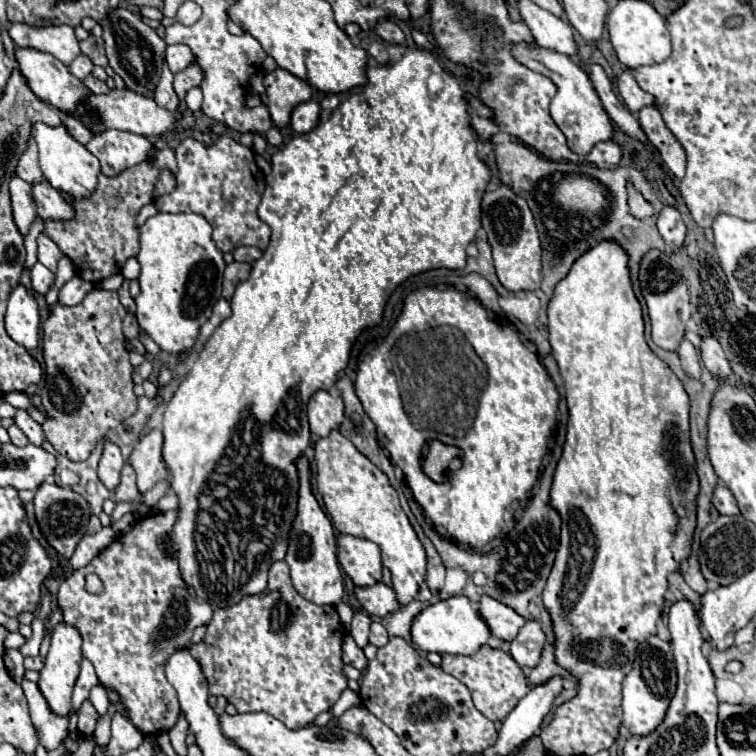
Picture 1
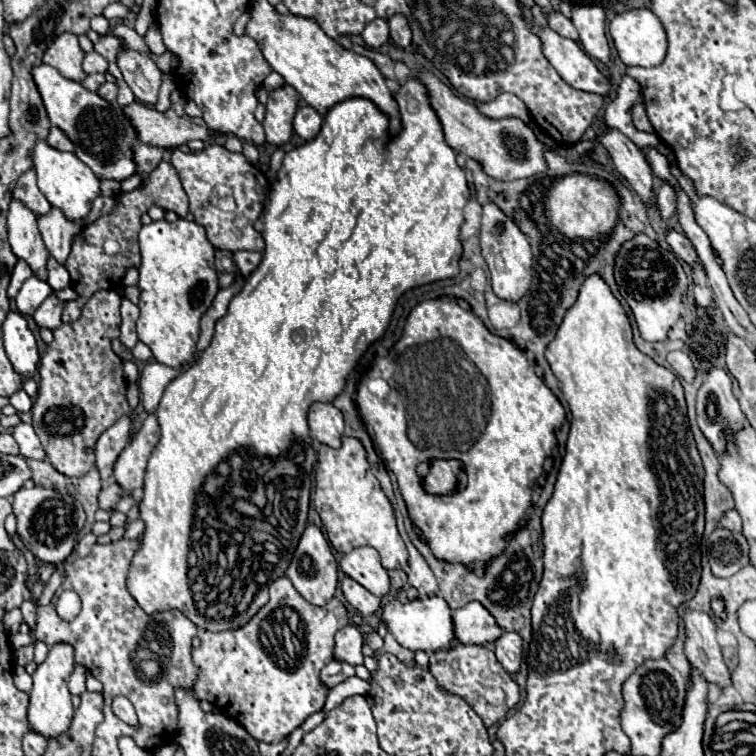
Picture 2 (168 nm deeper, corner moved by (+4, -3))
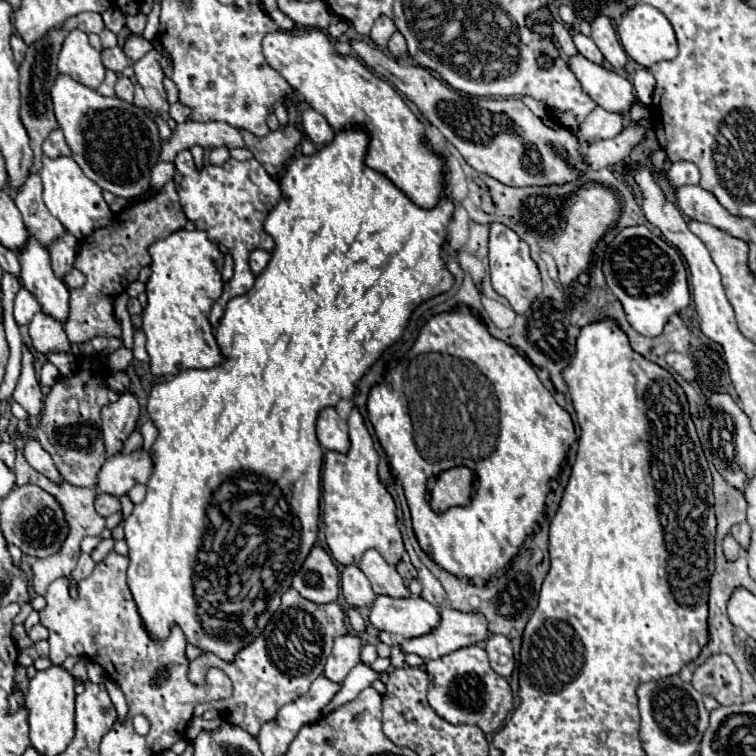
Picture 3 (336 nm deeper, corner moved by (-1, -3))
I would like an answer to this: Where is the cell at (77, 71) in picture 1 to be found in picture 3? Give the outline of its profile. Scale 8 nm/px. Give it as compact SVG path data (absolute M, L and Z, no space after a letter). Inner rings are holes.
M119 46L103 50L103 52L101 52L101 60L103 60L103 66L105 66L107 70L113 70L113 72L117 72L117 74L121 74L121 70L123 70L125 66L129 66L129 60L127 60L127 56L123 54L123 50L121 50Z

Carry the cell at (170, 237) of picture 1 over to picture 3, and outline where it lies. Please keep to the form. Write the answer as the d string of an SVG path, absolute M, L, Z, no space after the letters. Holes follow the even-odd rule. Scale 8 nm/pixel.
M177 230L149 246L151 276L147 280L147 306L143 312L143 332L151 356L151 372L157 376L179 374L187 368L209 370L223 358L209 324L211 304L223 292L221 268L223 252L203 230Z

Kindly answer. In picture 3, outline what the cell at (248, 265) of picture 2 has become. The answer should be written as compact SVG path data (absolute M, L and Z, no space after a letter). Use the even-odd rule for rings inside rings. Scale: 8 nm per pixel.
M253 250L251 256L249 256L249 268L251 268L251 272L255 276L259 276L263 272L263 268L267 266L269 258L271 258L269 252L265 252L265 250Z

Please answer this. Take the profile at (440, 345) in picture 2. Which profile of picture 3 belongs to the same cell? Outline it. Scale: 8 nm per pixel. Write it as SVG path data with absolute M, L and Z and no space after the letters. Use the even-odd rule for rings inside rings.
M451 310L427 320L407 352L405 364L407 372L389 372L381 384L371 388L367 400L369 420L389 458L391 470L405 490L413 530L421 548L443 570L457 578L489 578L519 554L525 538L543 514L549 482L559 474L561 462L575 440L573 420L541 384L533 364L513 346L493 338L471 314ZM453 466L471 468L477 476L479 488L467 506L449 508L437 514L425 500L425 482L429 476Z

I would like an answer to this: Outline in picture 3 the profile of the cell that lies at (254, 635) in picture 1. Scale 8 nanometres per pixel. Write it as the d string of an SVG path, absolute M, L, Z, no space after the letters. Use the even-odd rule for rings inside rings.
M289 588L281 596L281 606L271 616L265 630L251 644L247 644L247 648L241 648L231 664L219 660L211 652L205 652L199 658L191 660L191 682L203 684L203 676L209 666L221 668L233 682L233 696L197 704L193 714L201 716L205 710L215 708L225 722L237 724L249 734L257 736L259 728L267 724L267 720L275 720L283 704L307 694L311 682L323 674L323 664L331 654L333 640L341 634L347 634L347 630L347 614L337 602L315 604L311 600L305 600L299 592L295 592L295 588Z

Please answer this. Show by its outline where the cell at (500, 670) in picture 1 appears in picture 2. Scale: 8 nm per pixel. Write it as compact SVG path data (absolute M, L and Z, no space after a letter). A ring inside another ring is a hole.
M452 646L450 650L432 652L428 670L436 678L438 686L444 692L460 696L482 718L486 728L500 722L520 700L516 682L498 664L494 652L484 646Z

